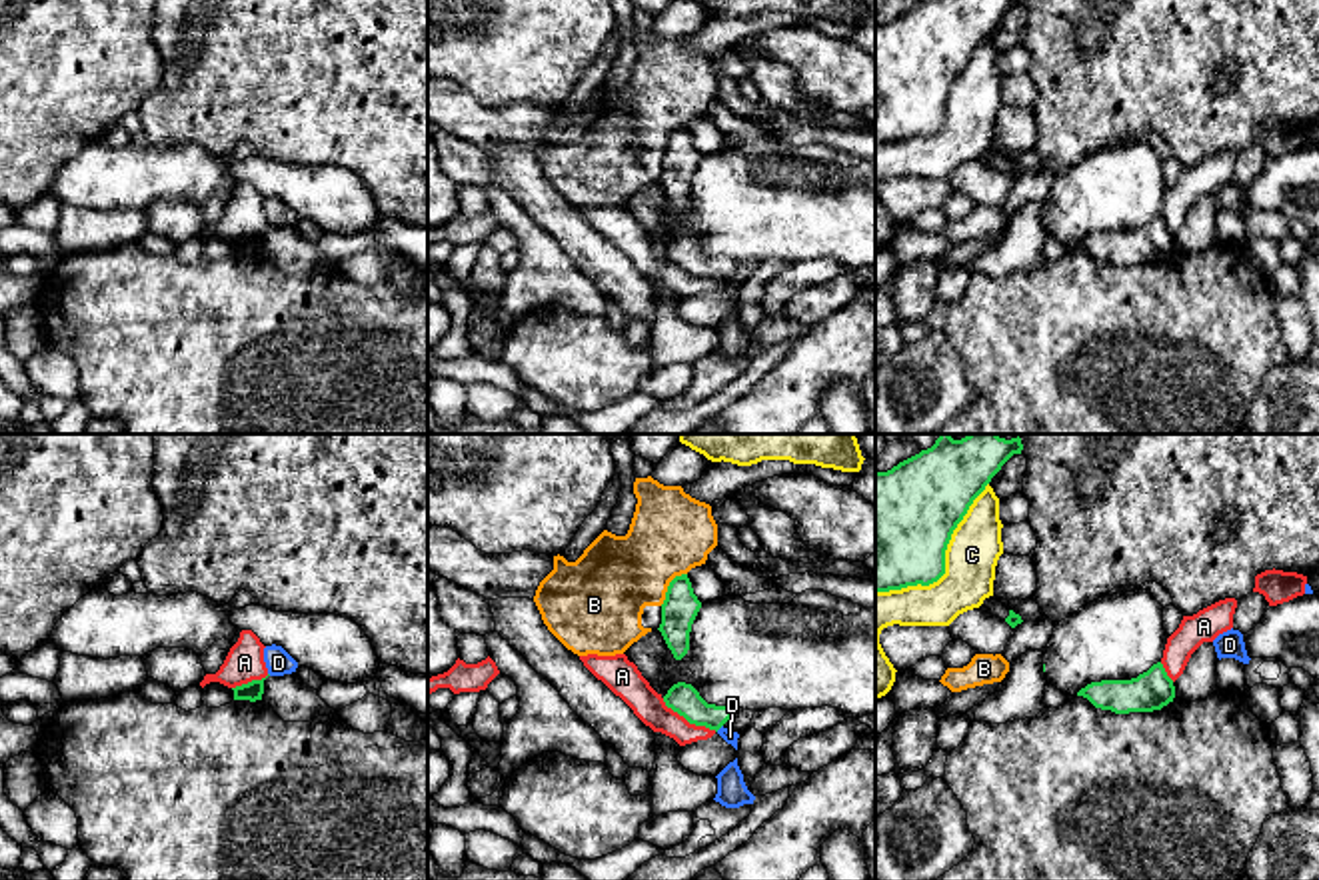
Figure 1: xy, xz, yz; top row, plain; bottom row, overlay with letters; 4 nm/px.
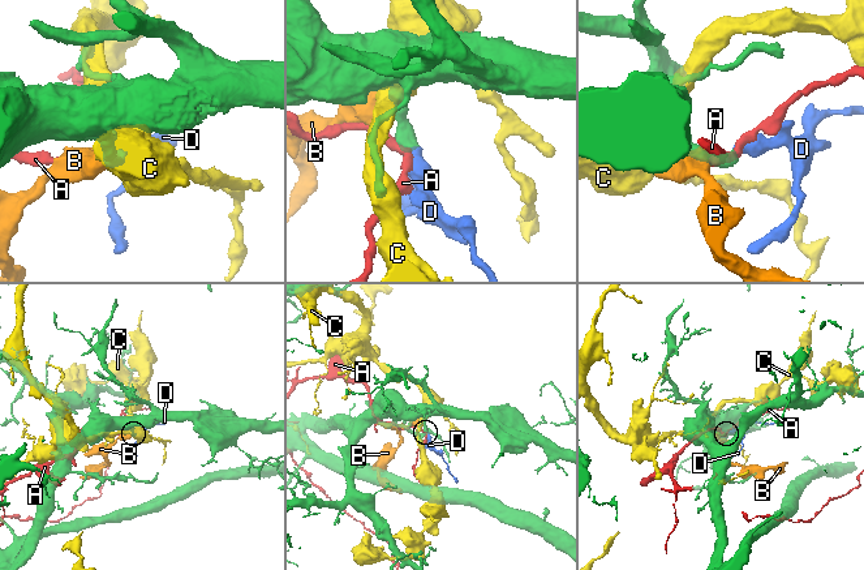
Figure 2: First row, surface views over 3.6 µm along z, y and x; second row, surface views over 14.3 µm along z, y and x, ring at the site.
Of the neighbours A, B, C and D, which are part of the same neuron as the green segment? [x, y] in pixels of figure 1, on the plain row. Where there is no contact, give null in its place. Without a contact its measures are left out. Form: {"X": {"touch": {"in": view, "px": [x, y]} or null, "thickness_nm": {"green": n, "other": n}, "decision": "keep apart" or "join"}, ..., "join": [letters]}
{"A": {"touch": {"in": "xz", "px": [688, 272]}, "thickness_nm": {"green": 120, "other": 120}, "decision": "keep apart"}, "B": {"touch": {"in": "xz", "px": [668, 138]}, "thickness_nm": {"green": 140, "other": 340}, "decision": "keep apart"}, "C": {"touch": {"in": "yz", "px": [944, 114]}, "thickness_nm": {"green": 460, "other": 220}, "decision": "keep apart"}, "D": {"touch": {"in": "xz", "px": [718, 280]}, "thickness_nm": {"green": 120, "other": 50}, "decision": "join"}, "join": ["D"]}

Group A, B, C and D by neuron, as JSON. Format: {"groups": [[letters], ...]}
{"groups": [["A"], ["B"], ["C"], ["D"]]}

